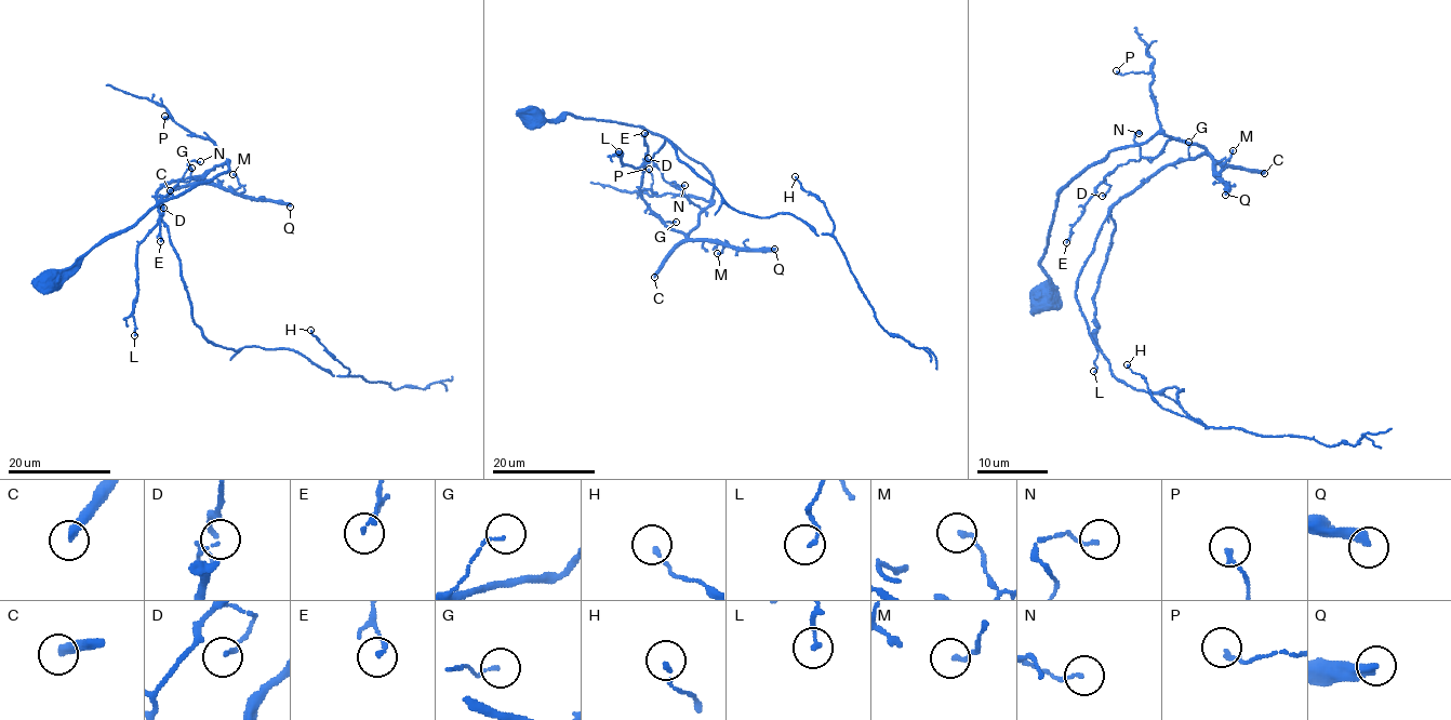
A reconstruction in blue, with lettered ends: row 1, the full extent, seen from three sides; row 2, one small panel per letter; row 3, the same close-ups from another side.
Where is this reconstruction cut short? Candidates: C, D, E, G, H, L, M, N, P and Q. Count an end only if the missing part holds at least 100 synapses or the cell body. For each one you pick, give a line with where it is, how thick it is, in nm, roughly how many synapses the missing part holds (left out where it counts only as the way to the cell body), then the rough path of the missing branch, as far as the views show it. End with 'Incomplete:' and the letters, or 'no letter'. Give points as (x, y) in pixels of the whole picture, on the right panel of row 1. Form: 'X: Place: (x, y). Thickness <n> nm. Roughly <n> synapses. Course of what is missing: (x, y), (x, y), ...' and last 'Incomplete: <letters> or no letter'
C: Place: (1264, 173). Thickness 360 nm. Roughly 750 synapses. Course of what is missing: (1264, 173), (1333, 205), (1347, 270), (1430, 309), (1314, 248), (1229, 245), (1236, 272), (1294, 278)
Q: Place: (1225, 195). Thickness 400 nm. Roughly 450 synapses
Incomplete: C, Q

